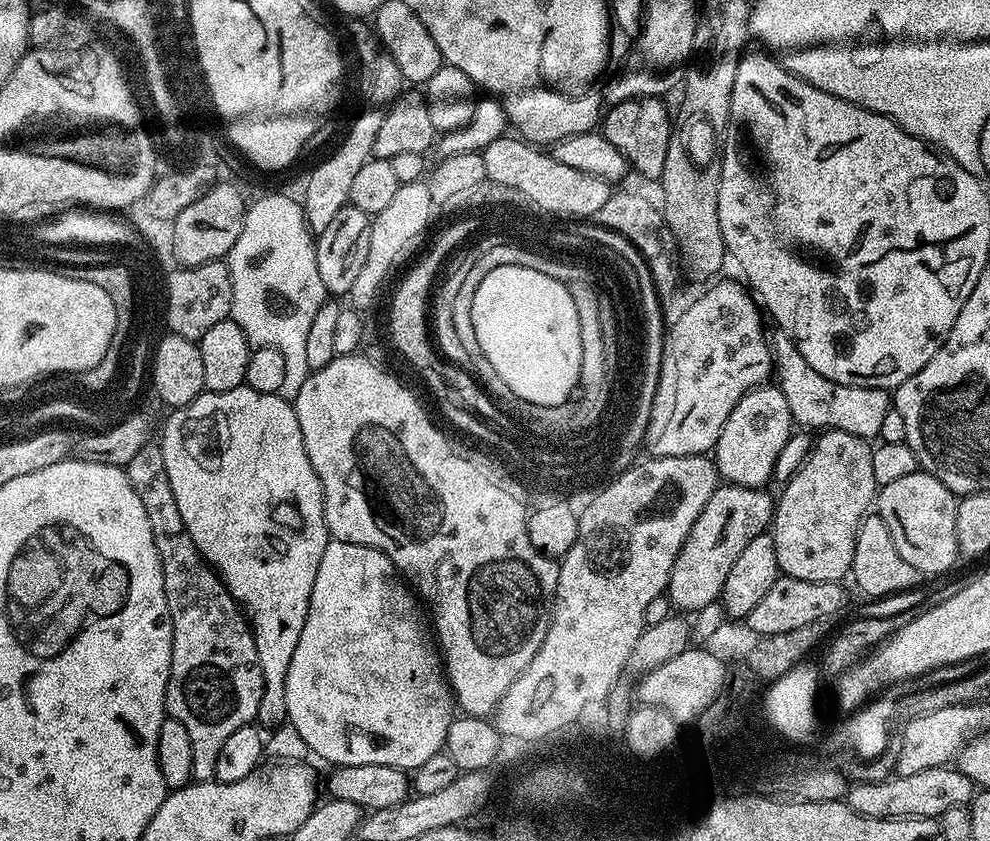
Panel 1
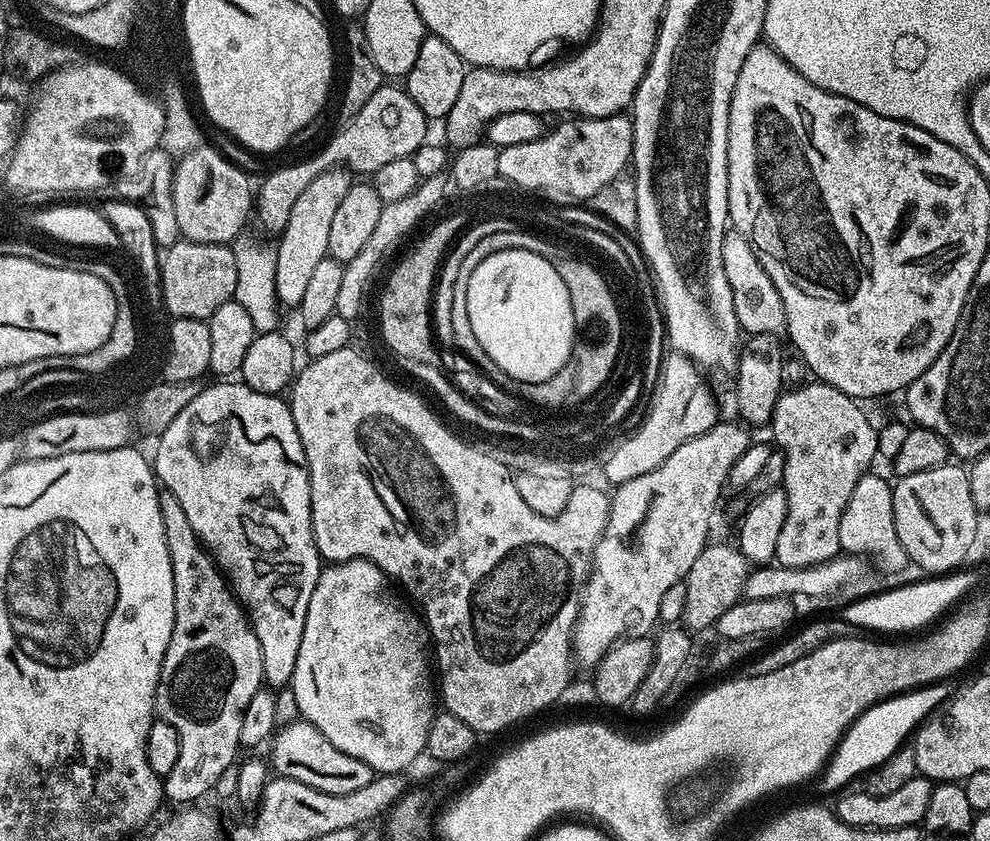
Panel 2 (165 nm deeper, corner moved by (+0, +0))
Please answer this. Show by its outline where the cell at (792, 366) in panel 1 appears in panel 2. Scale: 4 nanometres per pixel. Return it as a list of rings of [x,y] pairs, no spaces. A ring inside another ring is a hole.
[[[735,230],[725,231],[722,242],[722,270],[726,270],[726,282],[730,282],[730,294],[734,297],[734,314],[738,314],[741,329],[748,334],[780,334],[787,329],[786,310],[782,306],[782,294],[774,290],[770,274],[762,270],[758,254]]]

